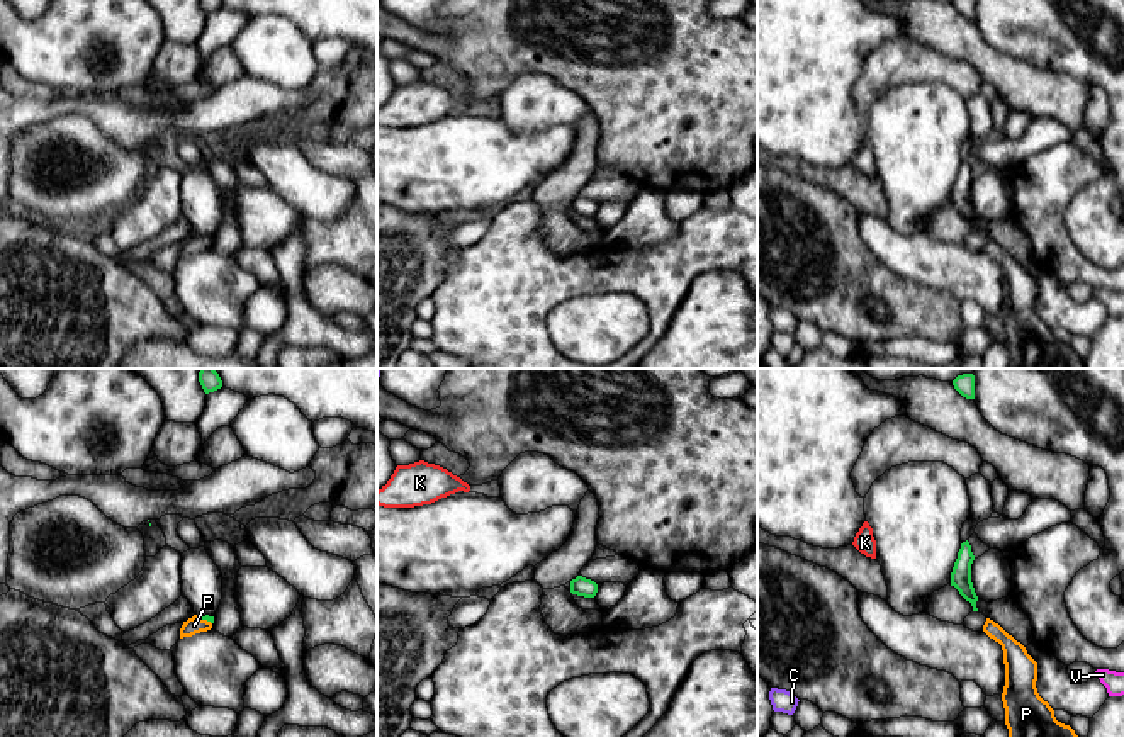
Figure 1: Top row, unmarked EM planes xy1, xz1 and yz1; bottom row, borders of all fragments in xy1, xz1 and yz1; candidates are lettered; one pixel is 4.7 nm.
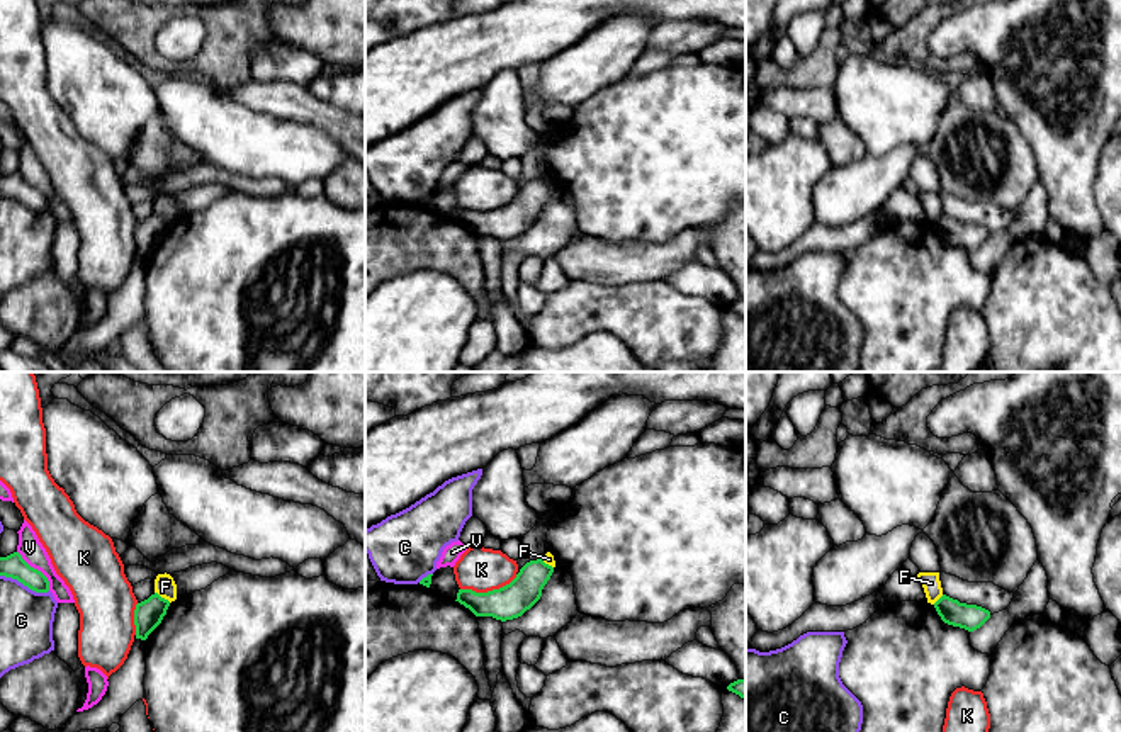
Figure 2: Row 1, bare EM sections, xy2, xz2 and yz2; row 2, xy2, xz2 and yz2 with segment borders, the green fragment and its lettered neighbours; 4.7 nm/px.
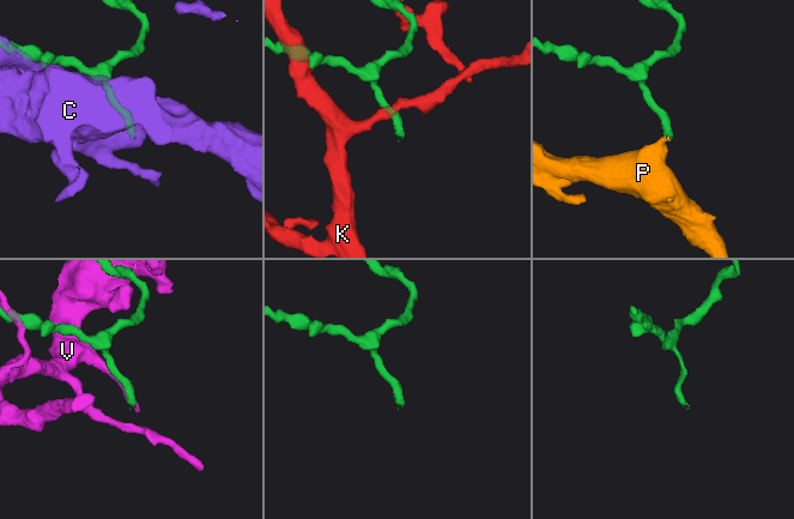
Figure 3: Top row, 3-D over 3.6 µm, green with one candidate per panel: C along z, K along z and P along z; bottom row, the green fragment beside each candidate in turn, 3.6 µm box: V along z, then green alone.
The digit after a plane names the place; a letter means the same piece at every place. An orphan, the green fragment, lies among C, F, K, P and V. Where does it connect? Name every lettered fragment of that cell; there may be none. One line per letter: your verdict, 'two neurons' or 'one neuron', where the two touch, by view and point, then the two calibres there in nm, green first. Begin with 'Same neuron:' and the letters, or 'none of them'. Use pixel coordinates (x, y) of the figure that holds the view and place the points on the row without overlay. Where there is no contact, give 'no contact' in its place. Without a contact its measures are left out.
Same neuron: P
C: two neurons; contact xy2 (24, 204); calibres 110 and 260 nm
F: two neurons; contact xy2 (163, 218); calibres 140 and 100 nm
K: two neurons; contact xz2 (488, 211); calibres 160 and 220 nm
P: one neuron; contact xy1 (206, 238); calibres 30 and 80 nm
V: two neurons; contact xy2 (36, 189); calibres 110 and 110 nm

